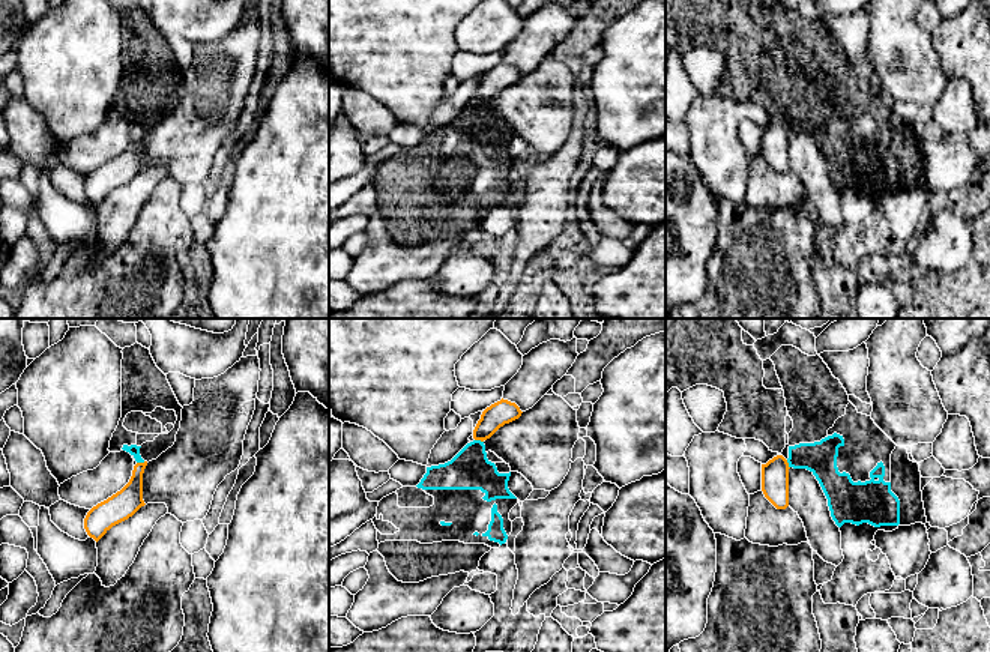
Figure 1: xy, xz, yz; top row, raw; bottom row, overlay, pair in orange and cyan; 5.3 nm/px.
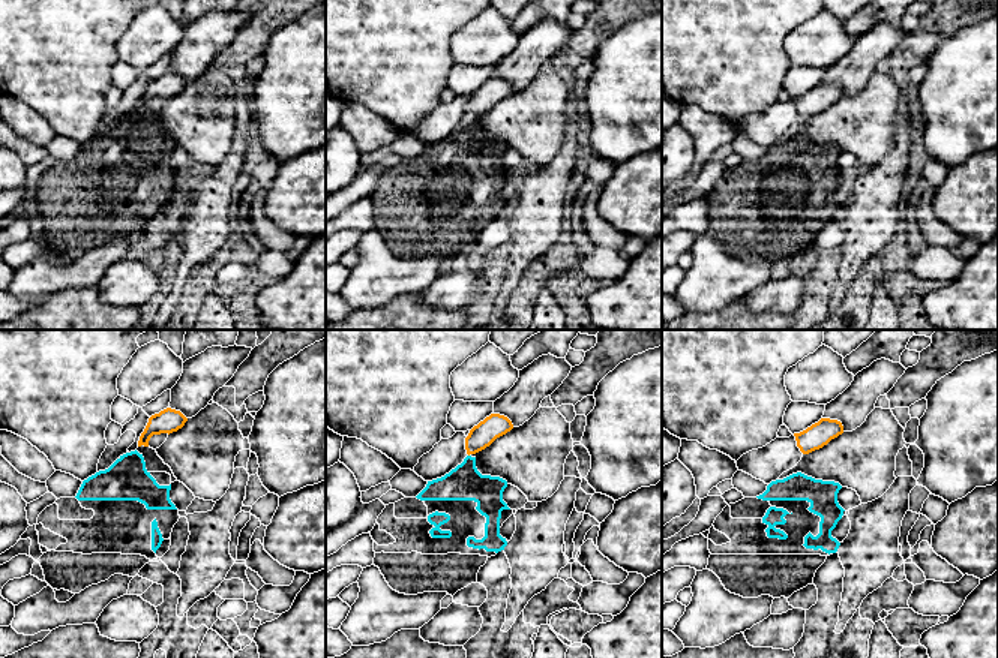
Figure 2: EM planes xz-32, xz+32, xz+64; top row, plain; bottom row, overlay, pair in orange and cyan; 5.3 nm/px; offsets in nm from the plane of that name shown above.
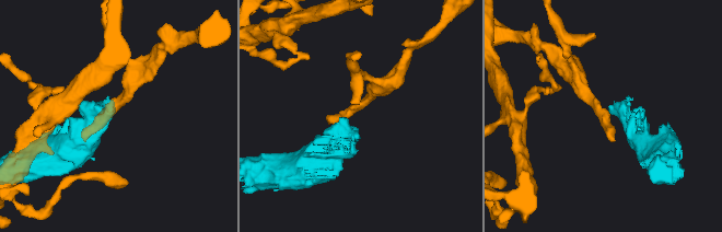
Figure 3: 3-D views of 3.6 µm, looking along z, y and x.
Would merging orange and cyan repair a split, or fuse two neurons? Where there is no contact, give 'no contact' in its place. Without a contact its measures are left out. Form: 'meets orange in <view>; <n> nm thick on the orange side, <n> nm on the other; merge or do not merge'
meets orange in xz; 130 nm thick on the orange side, 220 nm on the other; do not merge

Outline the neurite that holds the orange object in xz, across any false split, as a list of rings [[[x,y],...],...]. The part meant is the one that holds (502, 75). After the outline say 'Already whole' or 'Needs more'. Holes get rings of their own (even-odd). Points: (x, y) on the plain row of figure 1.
[[[502,62],[482,75],[473,93],[473,102],[481,105],[490,102],[500,90],[518,83],[521,77],[515,66]]]. Already whole

